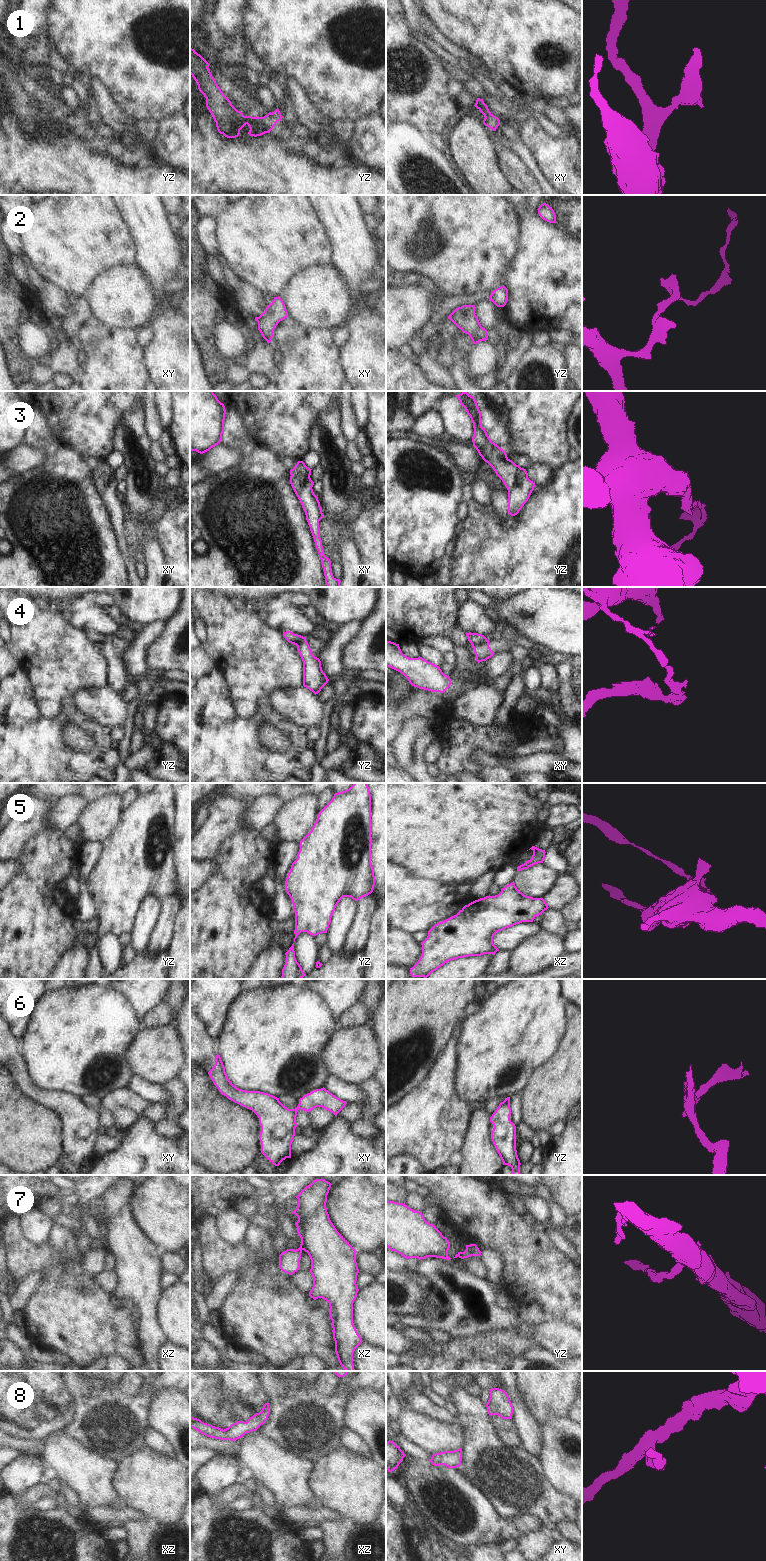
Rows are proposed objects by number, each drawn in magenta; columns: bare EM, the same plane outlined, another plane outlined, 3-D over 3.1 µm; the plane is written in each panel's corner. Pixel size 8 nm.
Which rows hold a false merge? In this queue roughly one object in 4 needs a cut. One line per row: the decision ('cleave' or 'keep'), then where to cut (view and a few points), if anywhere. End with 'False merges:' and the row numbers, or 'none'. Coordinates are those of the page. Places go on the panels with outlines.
1: keep; no cut
2: keep; no cut
3: keep; no cut
4: cleave; cut in xy along (487, 640), (478, 643), (474, 648)
5: keep; no cut
6: cleave; cut in xy along (279, 1102), (282, 1105)
7: cleave; cut in xz along (300, 1246), (302, 1249)
8: keep; no cut
False merges: 4, 6, 7

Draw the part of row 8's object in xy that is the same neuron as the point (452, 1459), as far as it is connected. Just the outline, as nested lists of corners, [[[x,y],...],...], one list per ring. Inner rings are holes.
[[[462,1448],[454,1451],[435,1453],[429,1461],[434,1466],[445,1465],[448,1468],[457,1468],[461,1465]]]

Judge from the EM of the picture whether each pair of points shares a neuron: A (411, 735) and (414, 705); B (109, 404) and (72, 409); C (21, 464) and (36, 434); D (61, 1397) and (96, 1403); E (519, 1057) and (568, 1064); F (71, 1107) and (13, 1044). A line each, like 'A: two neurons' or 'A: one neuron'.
A: two neurons
B: one neuron
C: two neurons
D: two neurons
E: two neurons
F: one neuron

